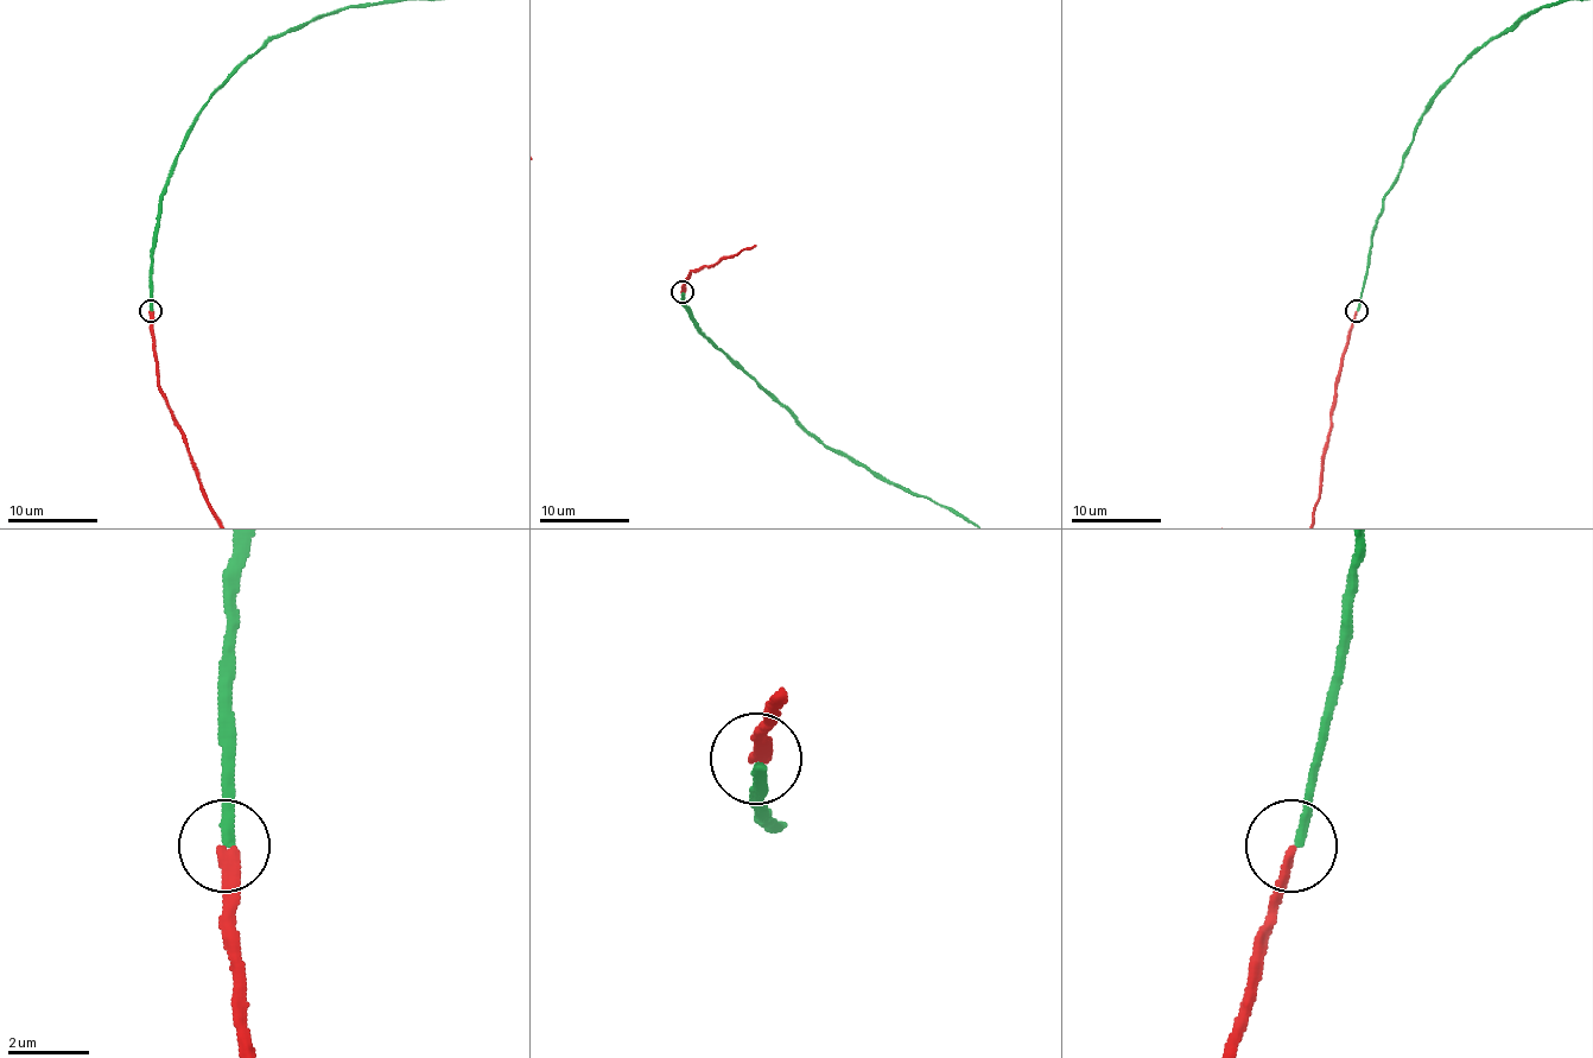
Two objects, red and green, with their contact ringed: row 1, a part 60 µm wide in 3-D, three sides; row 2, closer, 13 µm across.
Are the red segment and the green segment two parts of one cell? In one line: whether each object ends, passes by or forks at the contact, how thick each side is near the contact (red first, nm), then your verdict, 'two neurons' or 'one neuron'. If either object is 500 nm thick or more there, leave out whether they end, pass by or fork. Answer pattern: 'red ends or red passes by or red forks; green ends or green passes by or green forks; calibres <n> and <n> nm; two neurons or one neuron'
red ends; green ends; calibres 240 and 240 nm; two neurons

